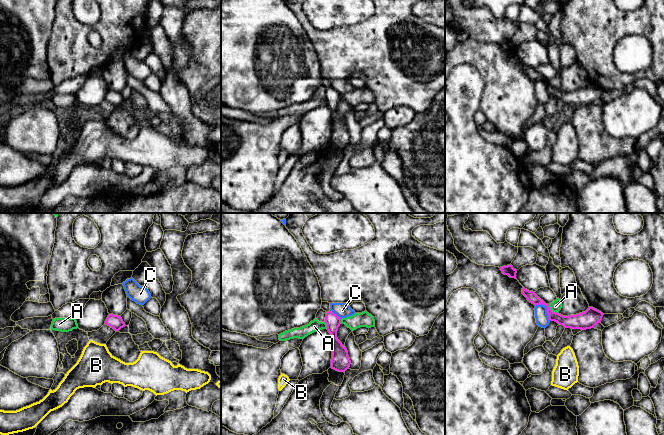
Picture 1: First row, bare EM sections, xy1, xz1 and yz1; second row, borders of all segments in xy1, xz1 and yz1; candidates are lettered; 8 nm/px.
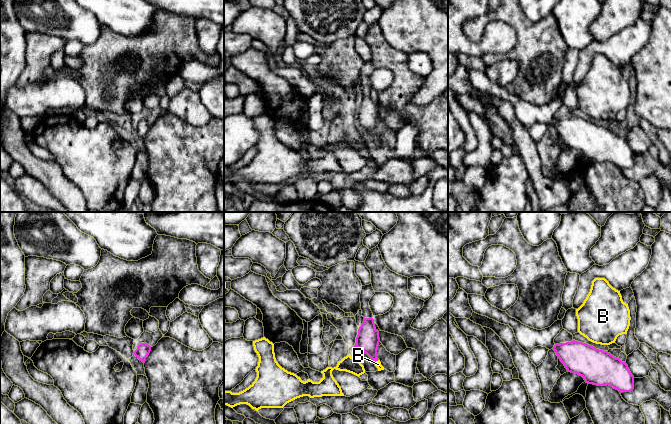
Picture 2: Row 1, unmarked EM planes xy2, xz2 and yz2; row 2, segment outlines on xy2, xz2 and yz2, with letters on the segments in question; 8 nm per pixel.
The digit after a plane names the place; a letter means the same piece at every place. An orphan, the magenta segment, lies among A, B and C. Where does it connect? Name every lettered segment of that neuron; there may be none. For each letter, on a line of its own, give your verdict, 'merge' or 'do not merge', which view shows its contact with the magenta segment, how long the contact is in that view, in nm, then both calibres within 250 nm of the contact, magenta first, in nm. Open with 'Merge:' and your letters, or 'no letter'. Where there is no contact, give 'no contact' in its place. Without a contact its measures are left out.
Merge: no letter
A: do not merge; meets magenta in yz1; contact 120 nm long; 130 nm thick on the magenta side, 90 nm on the other
B: do not merge; meets magenta in xz2; contact 50 nm long; 180 nm thick on the magenta side, 50 nm on the other
C: do not merge; meets magenta in yz1; contact 180 nm long; 110 nm thick on the magenta side, 110 nm on the other

